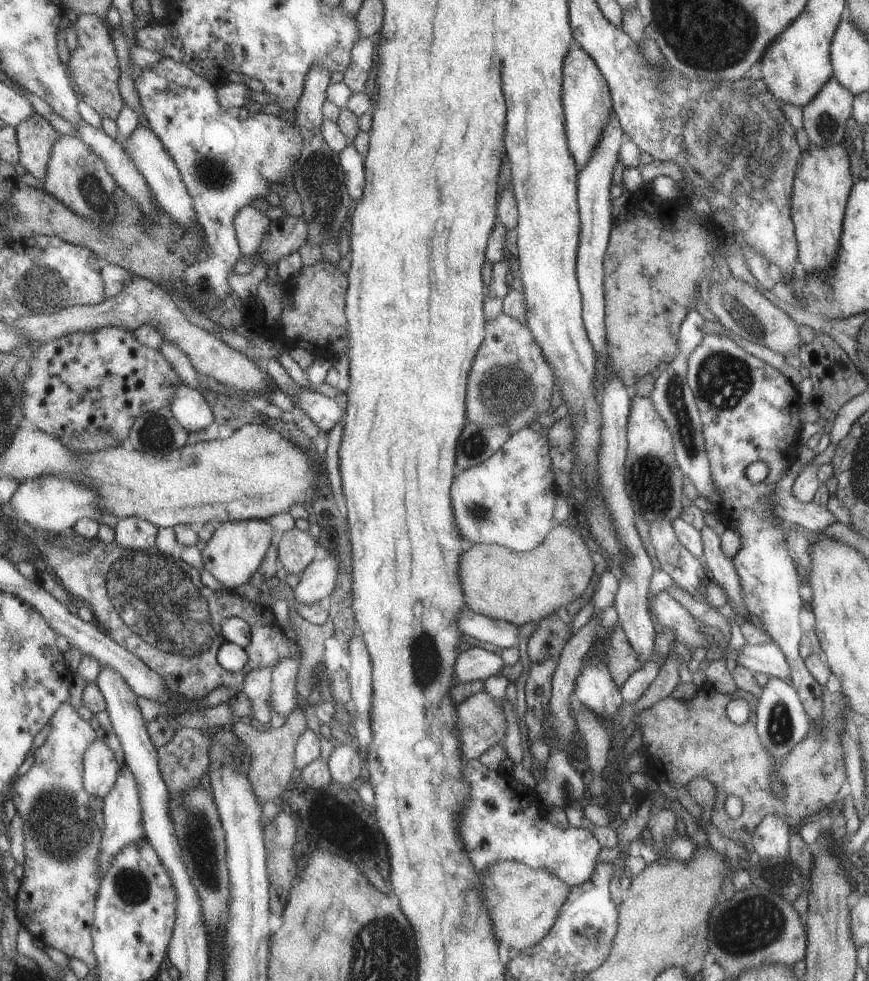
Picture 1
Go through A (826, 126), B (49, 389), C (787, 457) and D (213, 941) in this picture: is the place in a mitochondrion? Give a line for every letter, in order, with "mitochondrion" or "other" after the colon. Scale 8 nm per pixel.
A: mitochondrion
B: other
C: other
D: other

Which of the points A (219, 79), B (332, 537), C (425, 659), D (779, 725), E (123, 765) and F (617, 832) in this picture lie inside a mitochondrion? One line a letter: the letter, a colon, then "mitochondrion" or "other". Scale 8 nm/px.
A: other
B: other
C: mitochondrion
D: mitochondrion
E: other
F: other

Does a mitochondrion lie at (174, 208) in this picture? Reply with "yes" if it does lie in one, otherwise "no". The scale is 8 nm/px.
no

